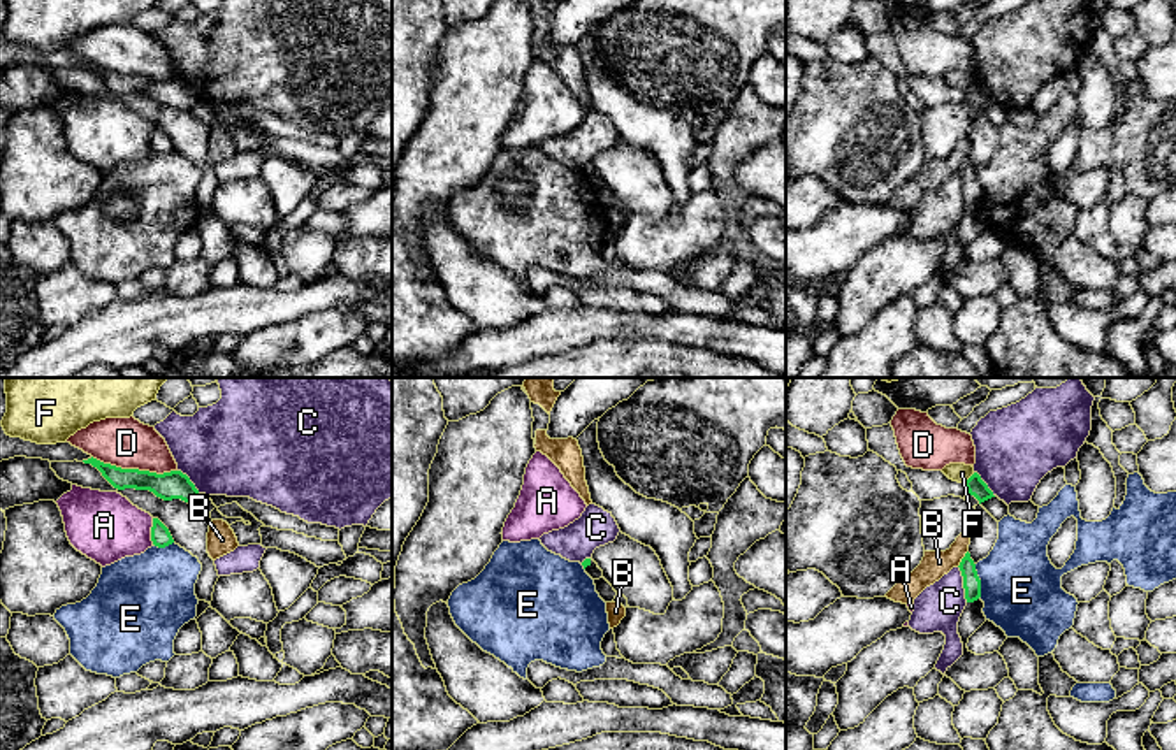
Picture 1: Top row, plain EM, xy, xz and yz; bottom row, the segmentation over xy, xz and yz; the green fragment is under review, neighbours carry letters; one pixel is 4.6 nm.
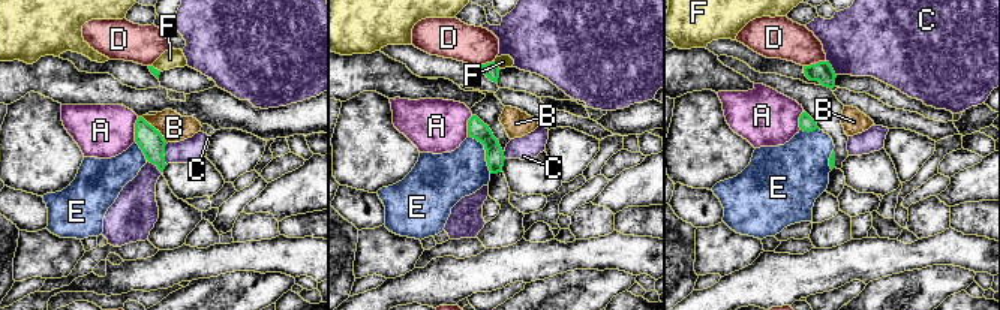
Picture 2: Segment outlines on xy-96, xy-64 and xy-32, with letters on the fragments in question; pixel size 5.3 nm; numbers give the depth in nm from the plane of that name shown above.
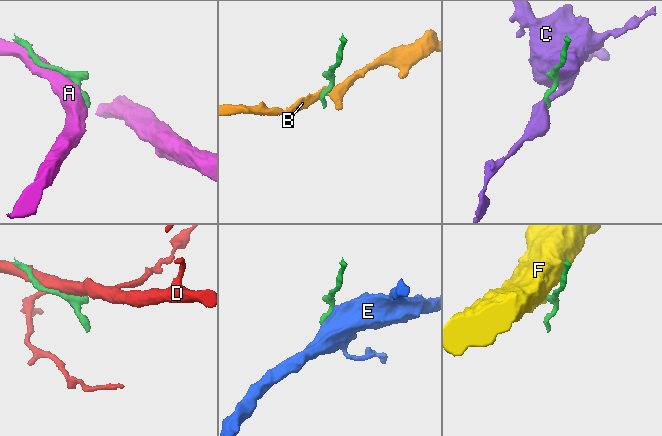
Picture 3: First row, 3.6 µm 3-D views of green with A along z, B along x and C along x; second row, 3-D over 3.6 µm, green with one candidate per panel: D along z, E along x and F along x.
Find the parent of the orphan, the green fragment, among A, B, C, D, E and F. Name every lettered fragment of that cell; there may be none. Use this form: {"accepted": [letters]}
{"accepted": []}

